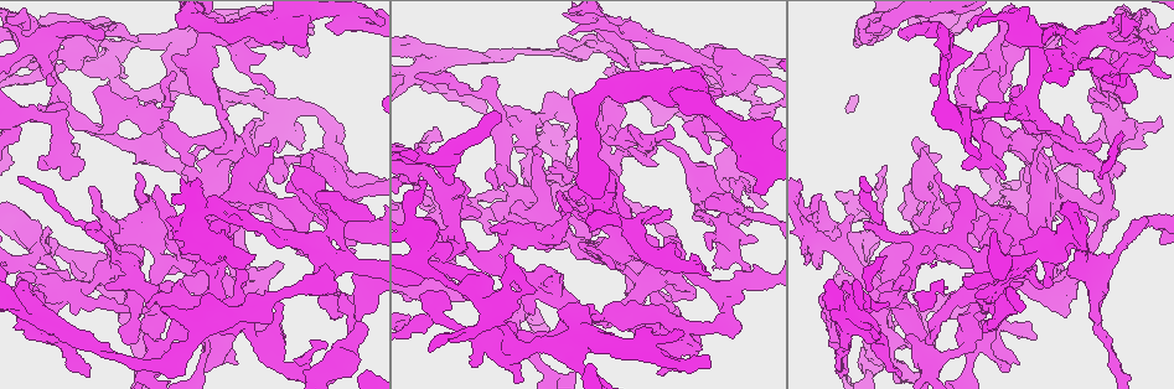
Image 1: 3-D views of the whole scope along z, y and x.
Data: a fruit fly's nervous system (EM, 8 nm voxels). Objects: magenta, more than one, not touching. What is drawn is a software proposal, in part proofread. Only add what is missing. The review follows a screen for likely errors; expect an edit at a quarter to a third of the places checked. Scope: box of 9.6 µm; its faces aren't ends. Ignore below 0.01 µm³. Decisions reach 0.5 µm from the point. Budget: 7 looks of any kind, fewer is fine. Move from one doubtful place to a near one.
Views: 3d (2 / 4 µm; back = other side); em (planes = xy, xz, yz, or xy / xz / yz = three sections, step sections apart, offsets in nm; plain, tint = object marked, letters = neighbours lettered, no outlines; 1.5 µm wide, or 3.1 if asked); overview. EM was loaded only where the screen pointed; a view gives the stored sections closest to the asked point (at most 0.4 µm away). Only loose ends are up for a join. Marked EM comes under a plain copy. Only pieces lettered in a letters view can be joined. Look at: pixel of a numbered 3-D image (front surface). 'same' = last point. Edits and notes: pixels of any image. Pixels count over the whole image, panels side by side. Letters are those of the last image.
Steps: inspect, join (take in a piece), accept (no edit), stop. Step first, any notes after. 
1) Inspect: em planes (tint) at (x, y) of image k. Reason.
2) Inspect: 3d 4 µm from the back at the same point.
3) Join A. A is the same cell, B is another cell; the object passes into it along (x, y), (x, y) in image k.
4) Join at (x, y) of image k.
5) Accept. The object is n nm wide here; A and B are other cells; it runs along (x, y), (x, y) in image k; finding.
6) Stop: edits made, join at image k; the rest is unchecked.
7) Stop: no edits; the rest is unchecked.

Inspect: em xy step 4 (letters) at (445, 294) of image 1. Free end.

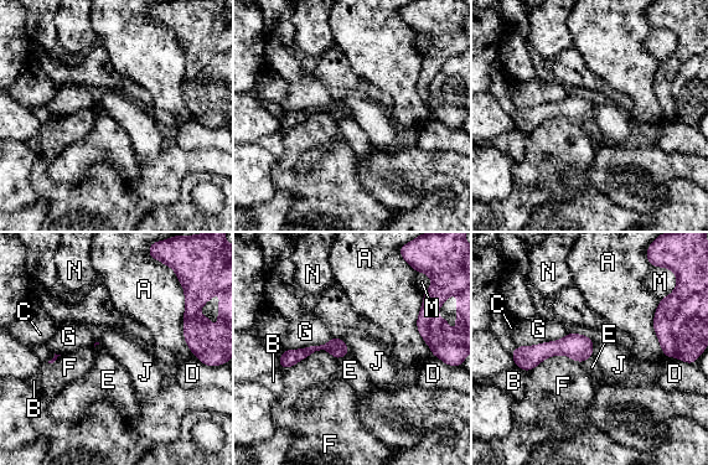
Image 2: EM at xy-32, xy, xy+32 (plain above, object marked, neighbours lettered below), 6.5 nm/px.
Inspect: em planes (letters) at the same point. Cut it another way.

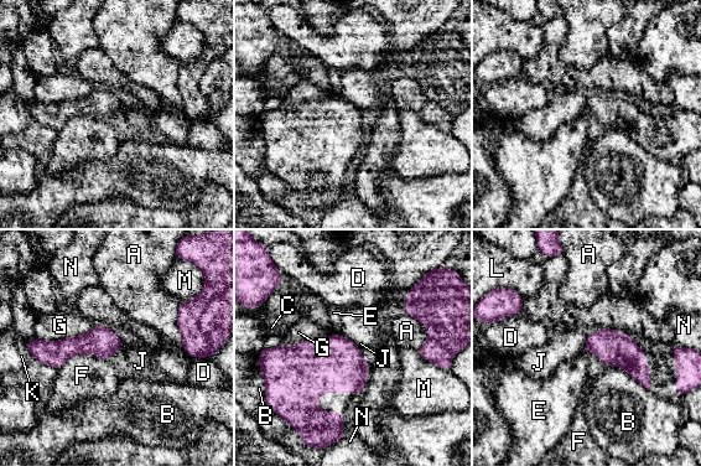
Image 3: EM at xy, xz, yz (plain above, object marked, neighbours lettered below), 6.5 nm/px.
Accept. A, B, C, D, E, F, G, J, K, L, M and N are other cells; a border runs along (339, 334), (358, 347) in image 3; none of them fits.

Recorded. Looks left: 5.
Inspect: em yz step 8 (letters) at (713, 267) of image 1. An open end.

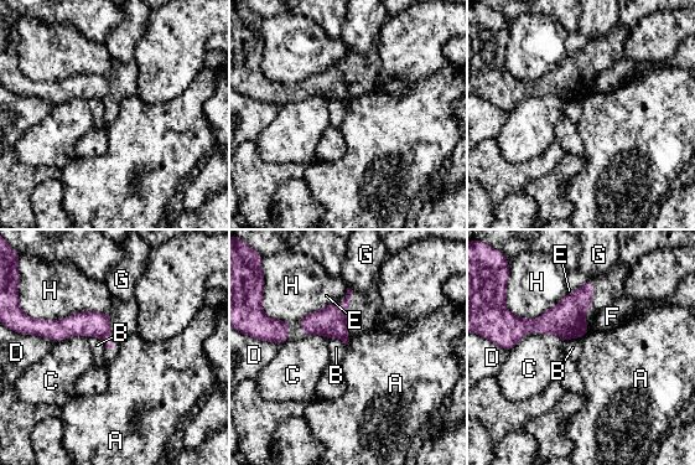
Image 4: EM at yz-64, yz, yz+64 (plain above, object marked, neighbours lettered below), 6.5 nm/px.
Inspect: em xy step 4 (letters) at the same point.

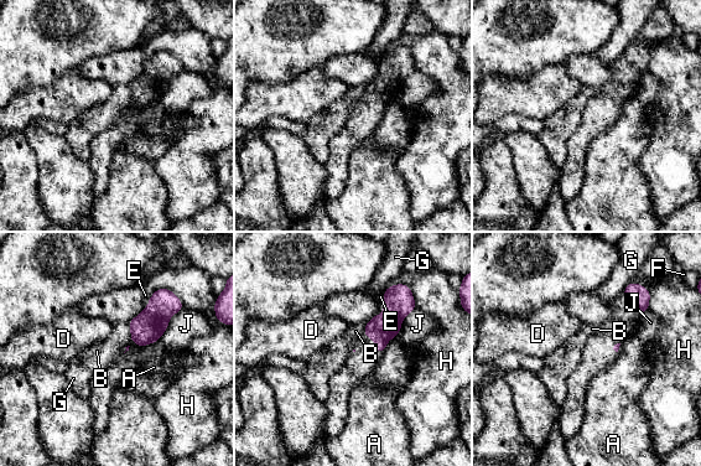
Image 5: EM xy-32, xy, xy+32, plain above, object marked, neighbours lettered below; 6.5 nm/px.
Accept. A, B, D, E, F, G, H and J are other cells; a border runs along (159, 338), (154, 342), (136, 346) in image 5; no lettered piece goes on from it.

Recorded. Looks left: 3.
Inspect: em planes (letters) at (765, 60) of image 1. Thin end.

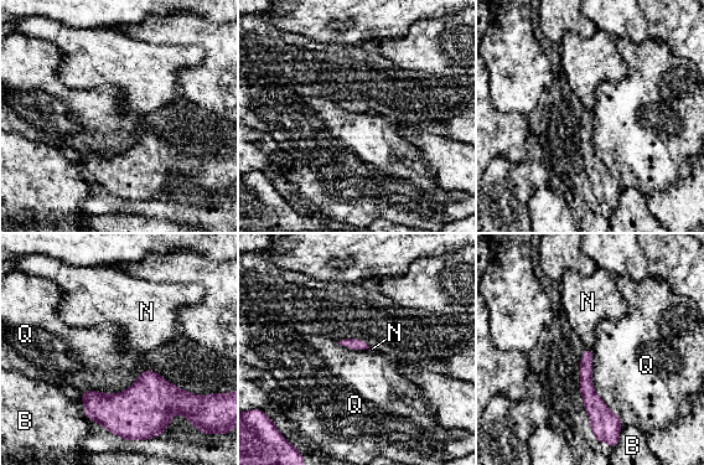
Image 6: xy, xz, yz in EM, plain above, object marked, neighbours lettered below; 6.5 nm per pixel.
Accept. B, N and Q are other cells; no lettered piece goes on from it.

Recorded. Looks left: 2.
Stop: no edits; the rest is unchecked.

